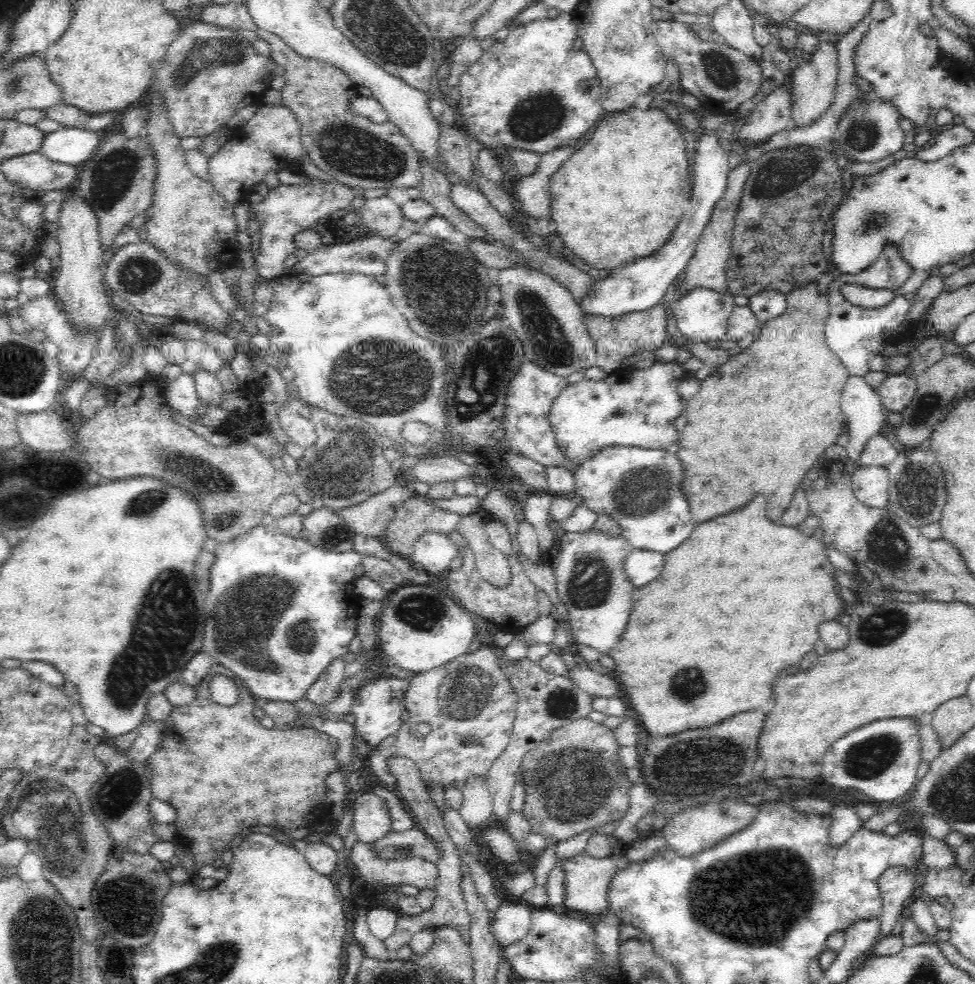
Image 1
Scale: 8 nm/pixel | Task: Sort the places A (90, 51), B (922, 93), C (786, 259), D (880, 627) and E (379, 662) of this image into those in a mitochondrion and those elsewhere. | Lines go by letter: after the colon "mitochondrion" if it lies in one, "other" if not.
A: other
B: other
C: other
D: mitochondrion
E: other

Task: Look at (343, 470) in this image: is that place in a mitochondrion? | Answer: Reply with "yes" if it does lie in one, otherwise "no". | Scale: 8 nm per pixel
yes

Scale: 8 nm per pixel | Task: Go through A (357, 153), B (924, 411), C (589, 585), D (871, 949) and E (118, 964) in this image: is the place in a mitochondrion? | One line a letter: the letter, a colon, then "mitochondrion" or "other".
A: mitochondrion
B: mitochondrion
C: mitochondrion
D: other
E: other

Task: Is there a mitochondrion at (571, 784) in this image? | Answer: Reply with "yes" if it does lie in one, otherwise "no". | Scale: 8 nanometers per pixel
yes

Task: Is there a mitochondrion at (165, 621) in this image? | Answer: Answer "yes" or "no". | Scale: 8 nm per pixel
yes

